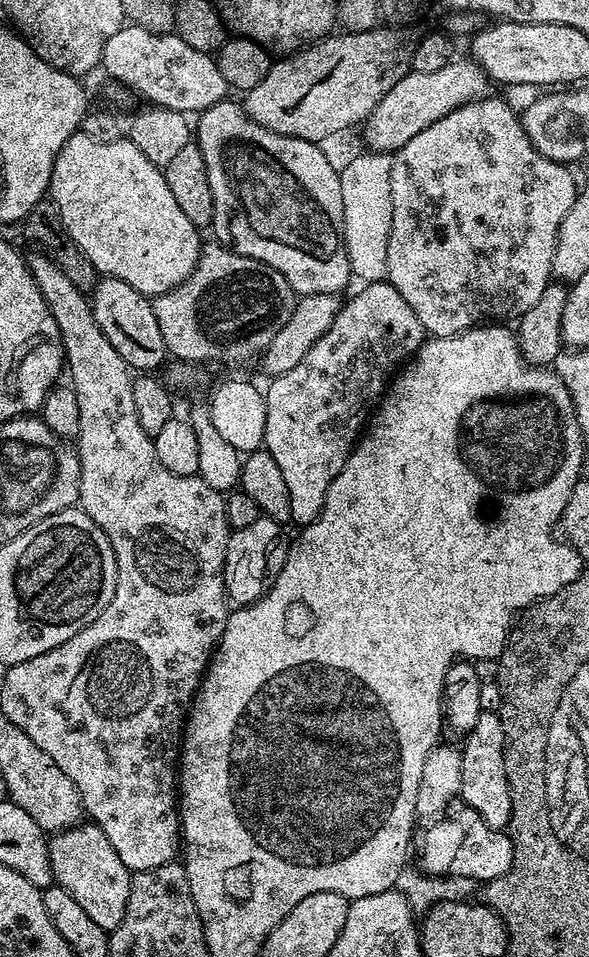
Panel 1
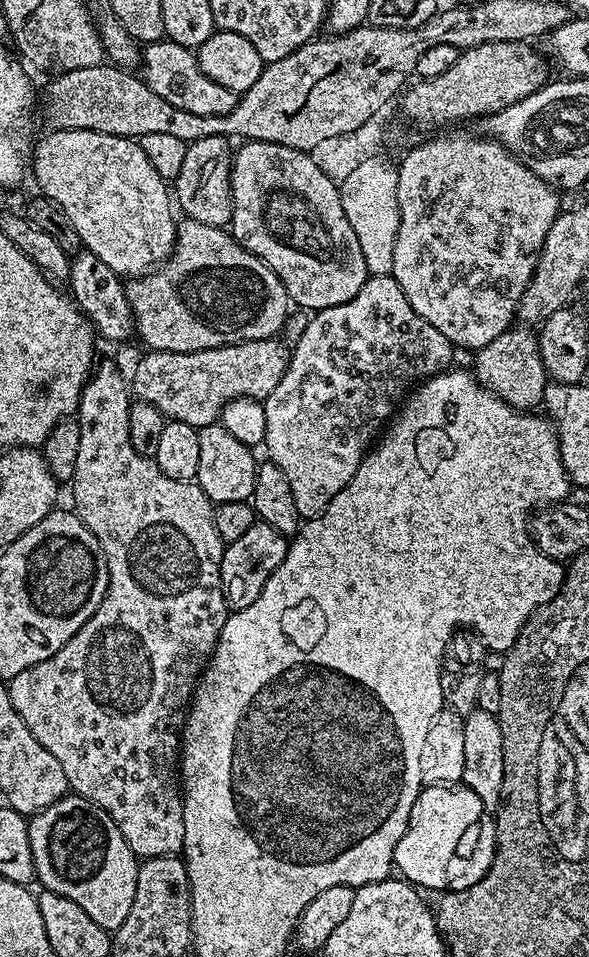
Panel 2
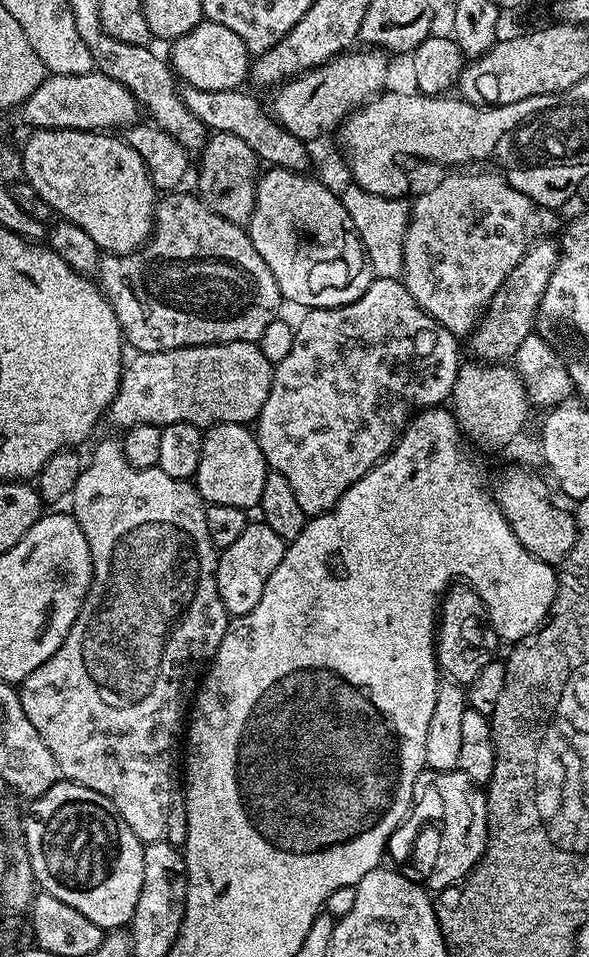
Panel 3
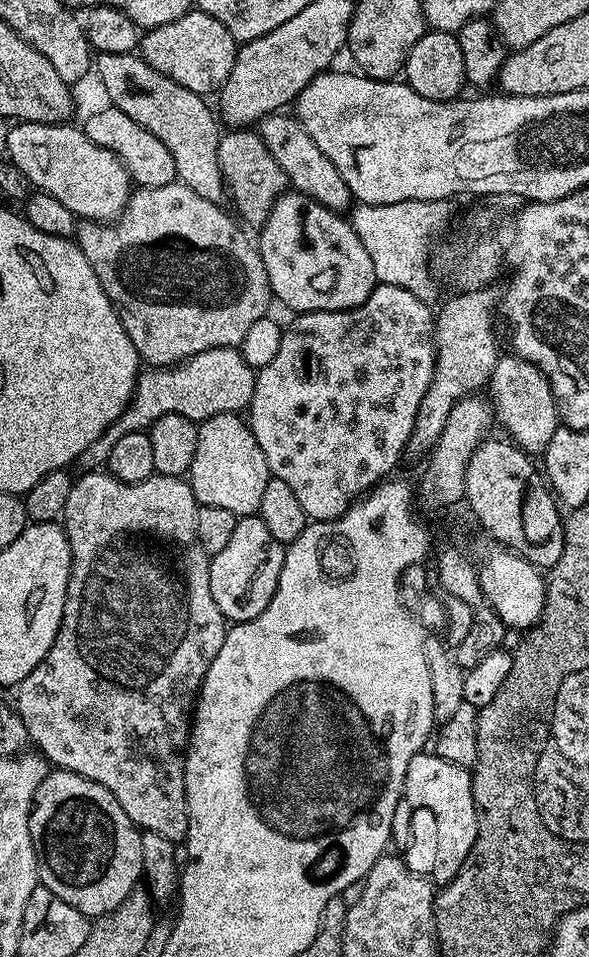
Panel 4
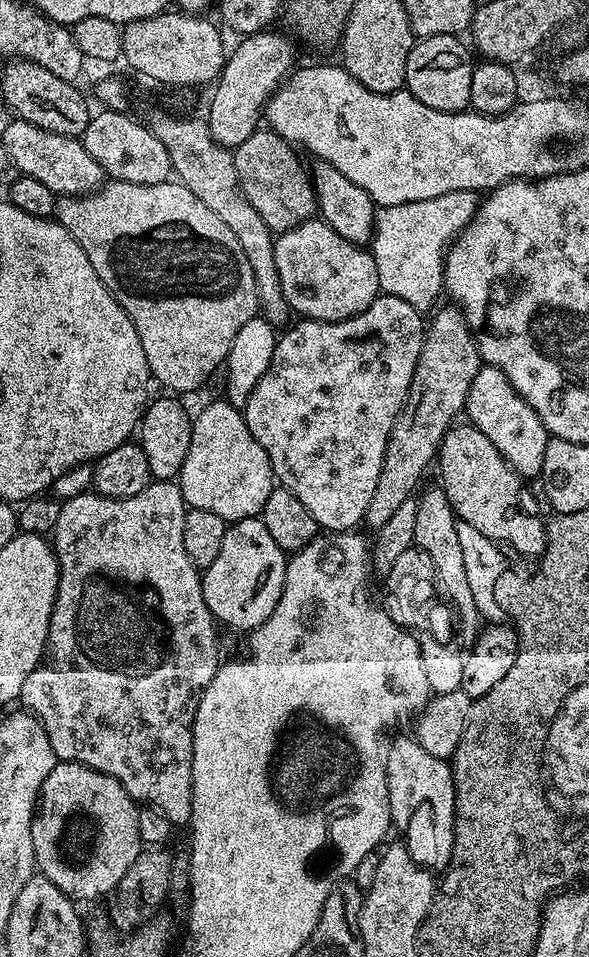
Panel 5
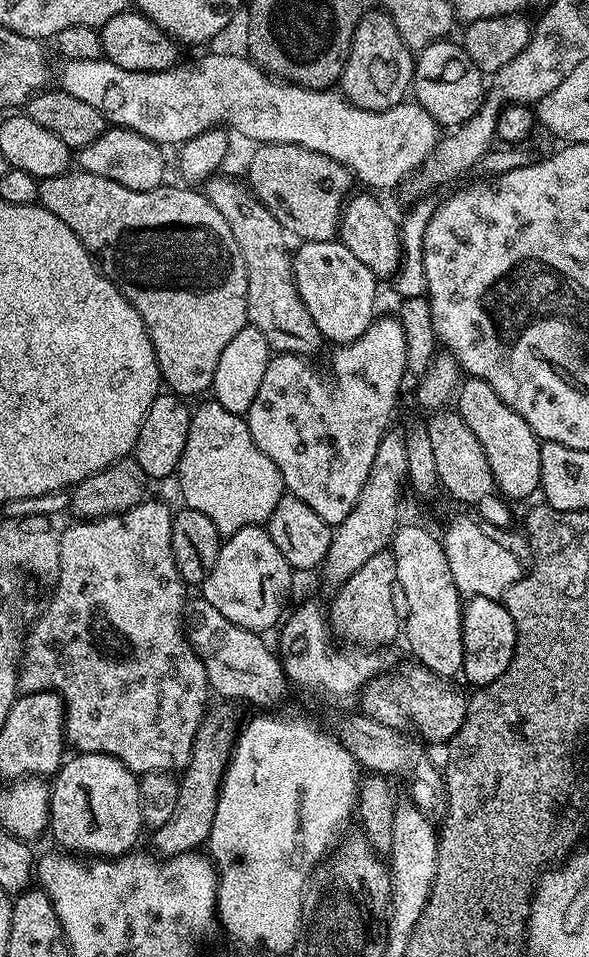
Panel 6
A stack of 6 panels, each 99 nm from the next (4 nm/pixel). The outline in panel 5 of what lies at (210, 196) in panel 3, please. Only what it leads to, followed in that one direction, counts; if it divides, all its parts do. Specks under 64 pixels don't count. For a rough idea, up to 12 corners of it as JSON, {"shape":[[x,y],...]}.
{"shape":[[271,130],[232,152],[274,234],[317,215],[307,163]]}

